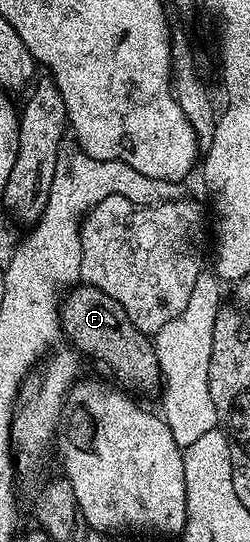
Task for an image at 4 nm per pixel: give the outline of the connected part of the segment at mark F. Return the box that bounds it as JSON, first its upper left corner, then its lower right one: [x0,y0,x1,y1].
[60,285,161,392]

